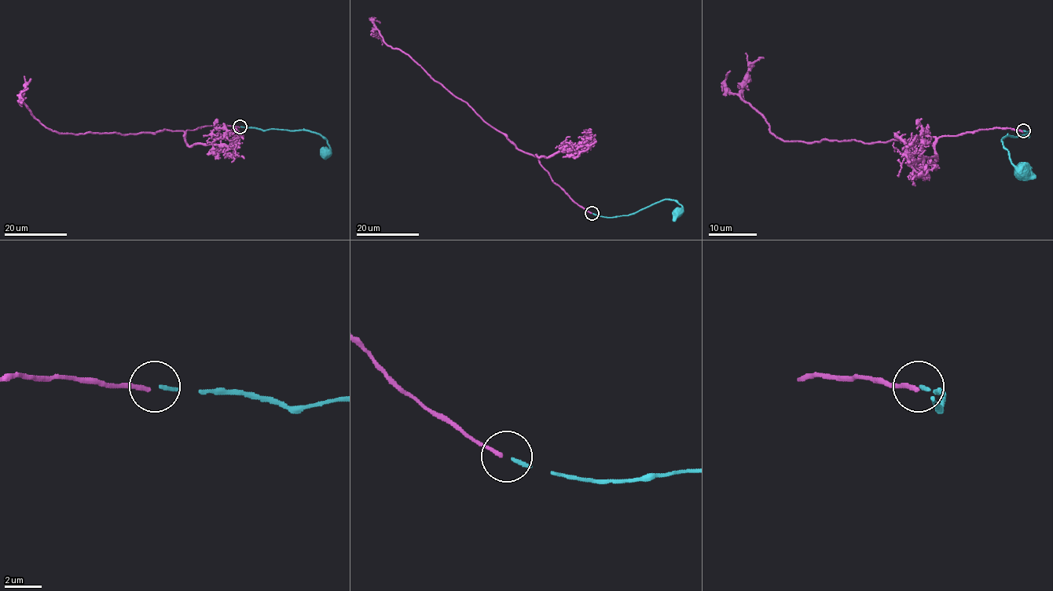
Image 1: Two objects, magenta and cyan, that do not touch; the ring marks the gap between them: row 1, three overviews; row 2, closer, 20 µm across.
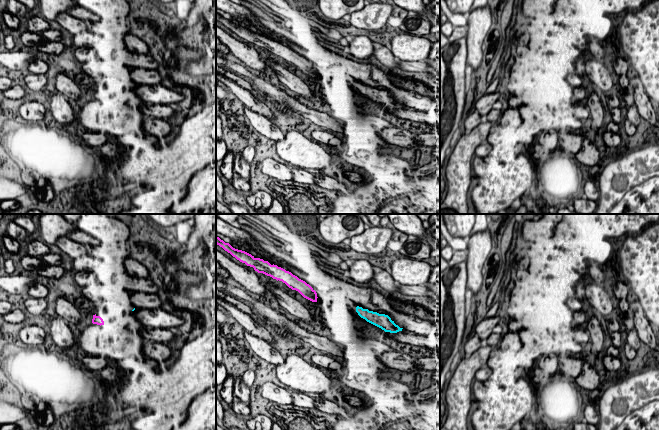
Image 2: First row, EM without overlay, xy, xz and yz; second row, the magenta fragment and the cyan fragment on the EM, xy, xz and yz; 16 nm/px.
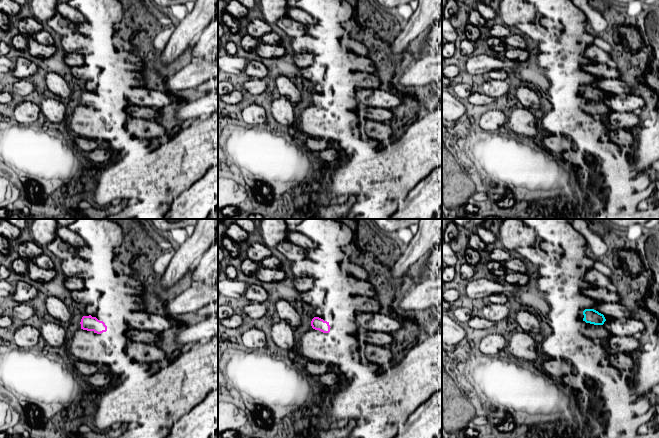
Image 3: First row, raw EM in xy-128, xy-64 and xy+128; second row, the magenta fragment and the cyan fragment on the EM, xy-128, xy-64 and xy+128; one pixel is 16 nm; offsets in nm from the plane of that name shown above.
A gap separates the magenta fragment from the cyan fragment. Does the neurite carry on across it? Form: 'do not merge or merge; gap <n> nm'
do not merge; gap 650 nm

